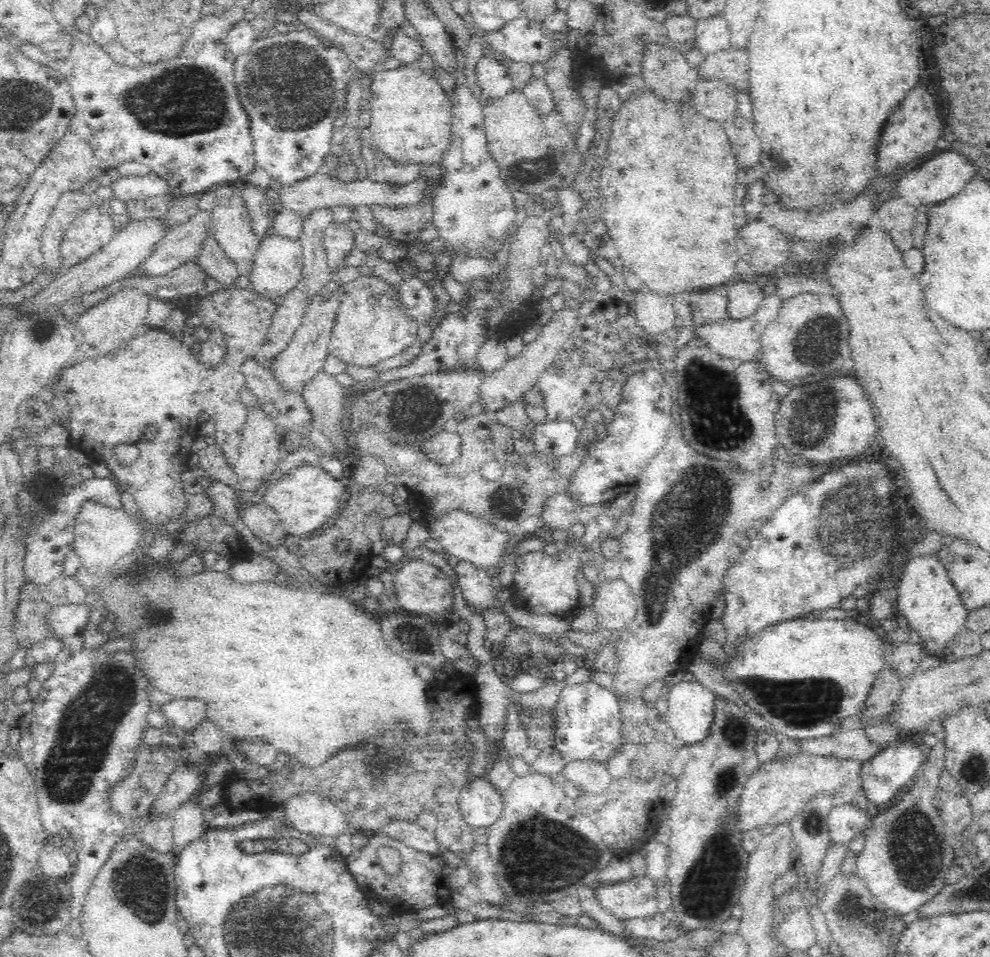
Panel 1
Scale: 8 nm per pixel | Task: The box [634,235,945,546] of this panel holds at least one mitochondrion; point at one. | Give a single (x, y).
(715, 412)

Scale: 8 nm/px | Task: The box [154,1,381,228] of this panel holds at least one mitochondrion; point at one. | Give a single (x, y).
(287, 98)

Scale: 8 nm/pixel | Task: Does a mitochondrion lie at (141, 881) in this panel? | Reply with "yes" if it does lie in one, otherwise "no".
yes

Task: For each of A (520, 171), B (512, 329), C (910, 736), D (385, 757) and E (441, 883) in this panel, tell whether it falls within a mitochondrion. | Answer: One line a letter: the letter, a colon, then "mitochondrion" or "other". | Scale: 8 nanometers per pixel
A: mitochondrion
B: other
C: other
D: mitochondrion
E: other

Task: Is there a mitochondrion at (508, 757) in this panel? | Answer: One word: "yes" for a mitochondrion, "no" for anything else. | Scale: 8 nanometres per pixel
no

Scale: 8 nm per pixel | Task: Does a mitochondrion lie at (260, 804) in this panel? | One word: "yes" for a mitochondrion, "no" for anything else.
no

